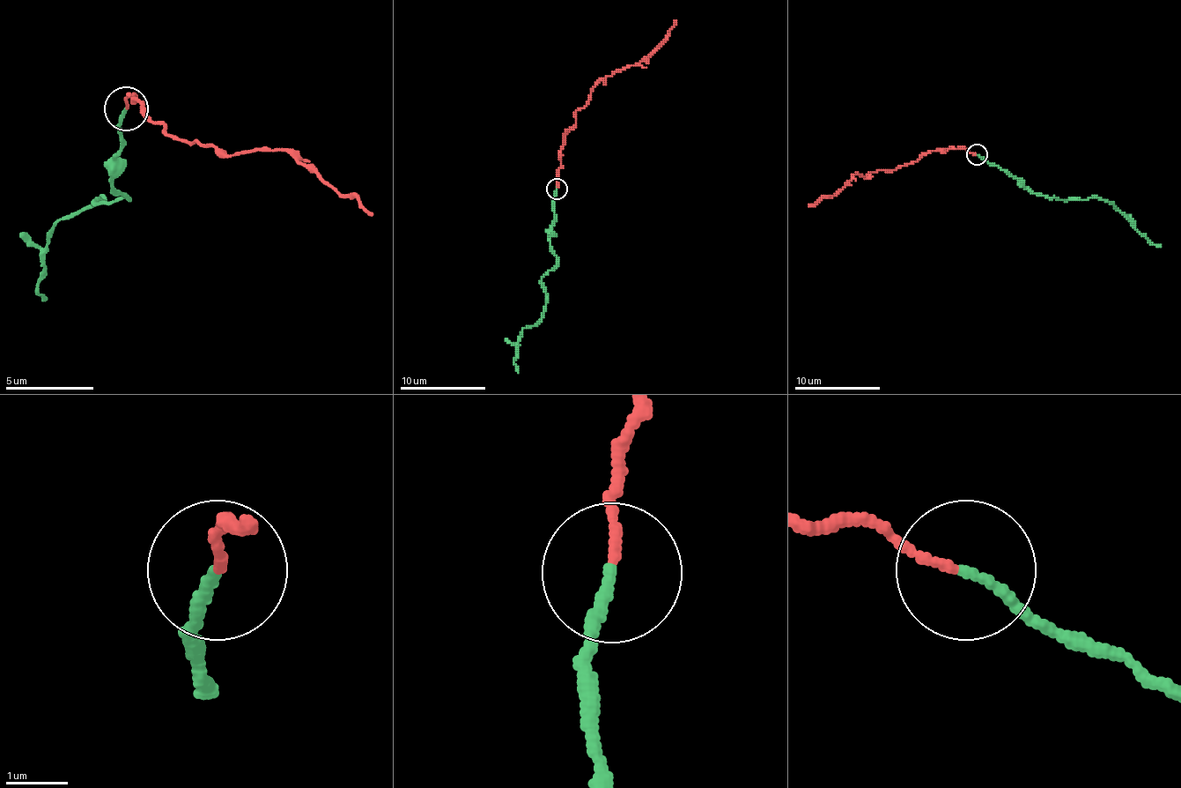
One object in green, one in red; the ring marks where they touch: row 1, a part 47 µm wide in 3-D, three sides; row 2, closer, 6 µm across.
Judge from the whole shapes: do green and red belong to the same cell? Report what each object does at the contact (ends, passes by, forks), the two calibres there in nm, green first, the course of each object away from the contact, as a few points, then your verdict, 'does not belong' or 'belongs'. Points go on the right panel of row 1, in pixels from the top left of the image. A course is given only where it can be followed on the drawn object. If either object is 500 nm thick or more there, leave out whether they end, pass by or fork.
green ends | red ends | 160/130 nm | green via (977, 155), (1007, 170), (1032, 191), (1045, 197), (1099, 197), (1114, 206), (1161, 247) | red via (975, 155), (964, 148), (936, 148), (891, 170), (853, 174), (832, 196), (808, 206) | does not belong

